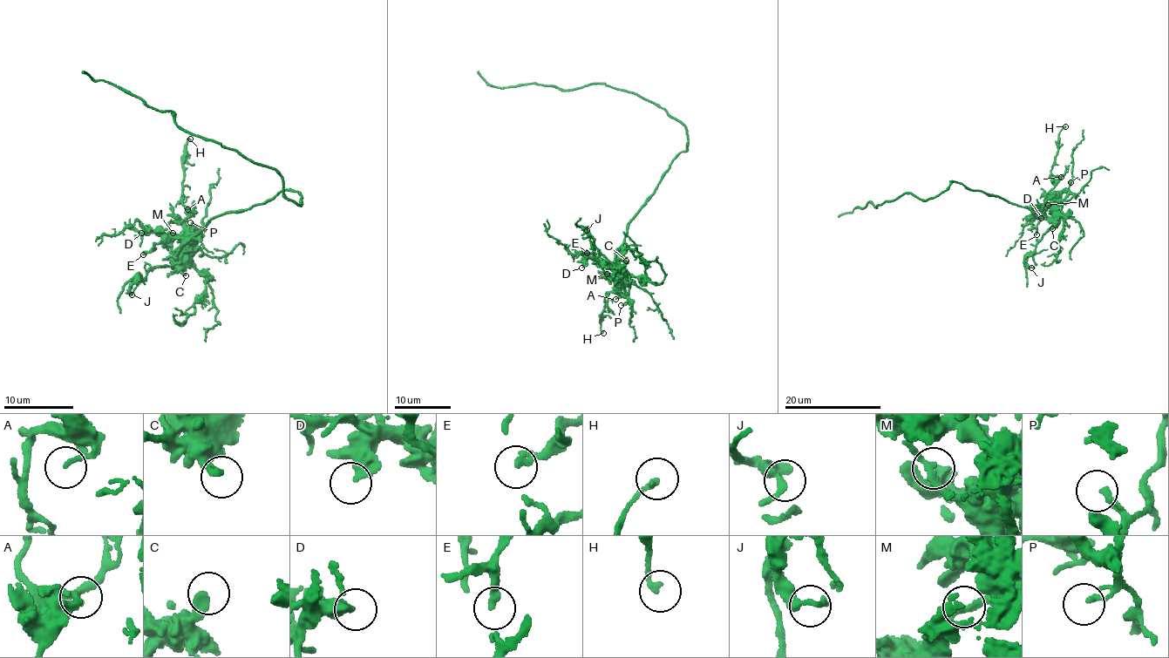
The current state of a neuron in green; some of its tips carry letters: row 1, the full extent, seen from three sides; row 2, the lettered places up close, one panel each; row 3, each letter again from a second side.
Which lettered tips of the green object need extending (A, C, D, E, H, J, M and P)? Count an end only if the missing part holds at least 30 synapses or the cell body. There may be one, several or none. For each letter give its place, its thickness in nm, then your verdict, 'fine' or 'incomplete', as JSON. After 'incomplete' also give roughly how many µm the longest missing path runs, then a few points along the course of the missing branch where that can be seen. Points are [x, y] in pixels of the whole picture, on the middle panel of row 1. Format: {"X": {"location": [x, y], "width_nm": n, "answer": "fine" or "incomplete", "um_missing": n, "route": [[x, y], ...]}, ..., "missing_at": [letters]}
{"A": {"location": [615, 299], "width_nm": 200, "answer": "fine"}, "C": {"location": [626, 261], "width_nm": 280, "answer": "fine"}, "D": {"location": [581, 267], "width_nm": 400, "answer": "fine"}, "E": {"location": [587, 253], "width_nm": 140, "answer": "fine"}, "H": {"location": [603, 333], "width_nm": 200, "answer": "fine"}, "J": {"location": [587, 230], "width_nm": 320, "answer": "fine"}, "M": {"location": [607, 274], "width_nm": 200, "answer": "fine"}, "P": {"location": [621, 305], "width_nm": 190, "answer": "fine"}, "missing_at": []}

